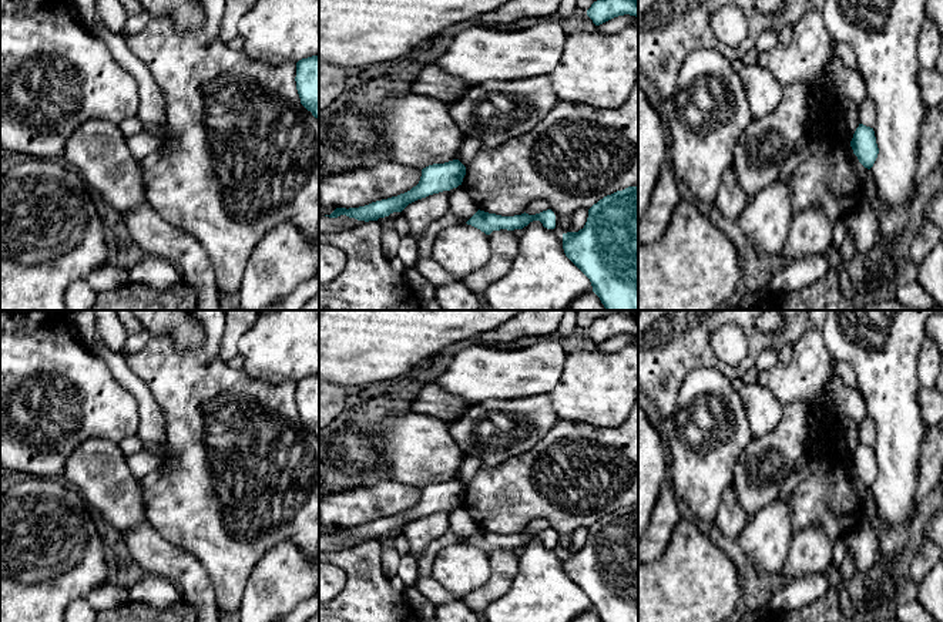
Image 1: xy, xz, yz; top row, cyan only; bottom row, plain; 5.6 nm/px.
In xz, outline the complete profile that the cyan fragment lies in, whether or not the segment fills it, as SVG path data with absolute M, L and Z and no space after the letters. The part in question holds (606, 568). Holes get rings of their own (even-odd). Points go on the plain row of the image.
M638 504L594 522L583 548L563 552L563 568L590 598L601 622L638 622Z

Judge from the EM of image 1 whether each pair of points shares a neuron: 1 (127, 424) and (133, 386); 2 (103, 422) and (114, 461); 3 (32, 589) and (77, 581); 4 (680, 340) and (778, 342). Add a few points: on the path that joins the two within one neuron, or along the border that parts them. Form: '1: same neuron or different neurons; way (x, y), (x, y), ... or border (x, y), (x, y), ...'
1: different neurons; border (108, 370), (134, 397), (138, 427)
2: different neurons; border (117, 441), (86, 439), (76, 449)
3: same neuron; way (43, 582), (66, 581)
4: same neuron; way (705, 357), (724, 369), (740, 369), (752, 353)

